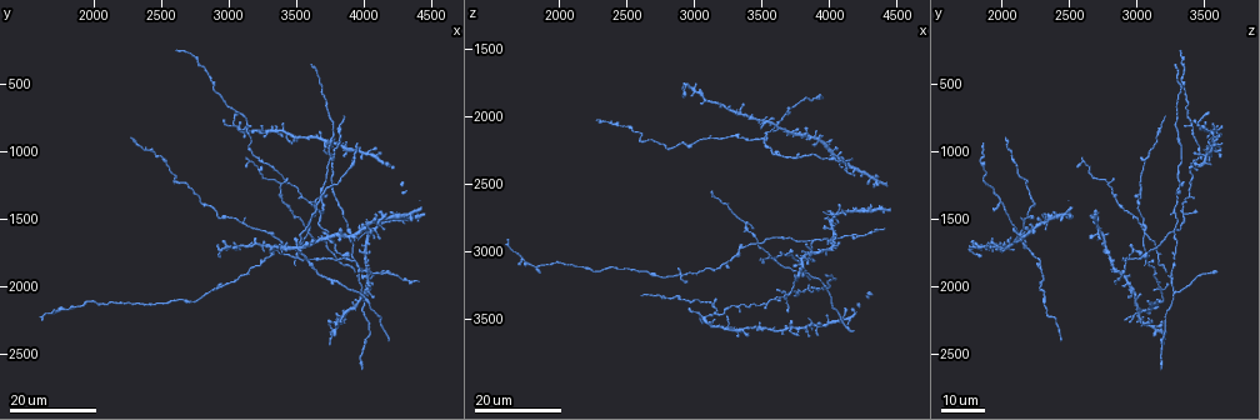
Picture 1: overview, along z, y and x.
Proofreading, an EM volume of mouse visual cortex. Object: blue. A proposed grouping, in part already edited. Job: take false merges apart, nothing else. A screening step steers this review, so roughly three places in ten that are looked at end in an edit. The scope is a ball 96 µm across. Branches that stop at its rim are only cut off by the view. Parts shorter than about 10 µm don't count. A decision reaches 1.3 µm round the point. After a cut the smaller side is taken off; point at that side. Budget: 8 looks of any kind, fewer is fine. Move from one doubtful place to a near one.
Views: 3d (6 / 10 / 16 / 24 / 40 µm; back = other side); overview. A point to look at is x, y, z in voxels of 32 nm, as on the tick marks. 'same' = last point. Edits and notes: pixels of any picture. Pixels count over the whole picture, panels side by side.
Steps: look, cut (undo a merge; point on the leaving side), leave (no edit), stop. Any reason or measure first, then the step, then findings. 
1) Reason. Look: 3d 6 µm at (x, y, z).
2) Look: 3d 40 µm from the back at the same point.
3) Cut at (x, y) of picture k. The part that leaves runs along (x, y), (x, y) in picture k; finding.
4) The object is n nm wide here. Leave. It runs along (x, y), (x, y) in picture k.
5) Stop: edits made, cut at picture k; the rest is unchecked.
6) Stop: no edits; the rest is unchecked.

Four-way junction. Look: 3d 16 µm at (3760, 1760, 3140).

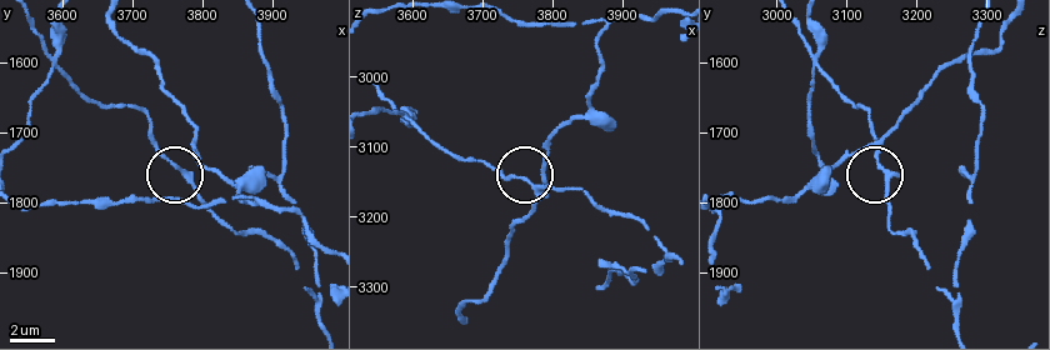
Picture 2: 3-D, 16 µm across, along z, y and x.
Look: 3d 10 µm at (3765, 1750, 3150).

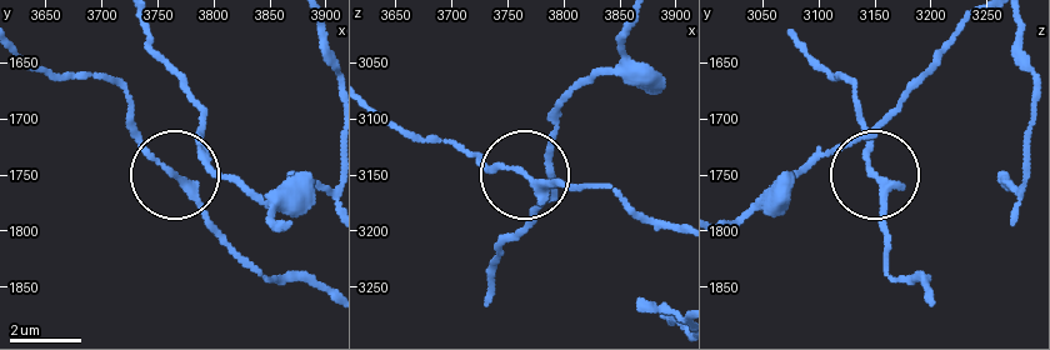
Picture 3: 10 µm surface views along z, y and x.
The object is 150 nm wide here. Leave. It runs along (726, 224), (825, 155), (853, 146), (873, 170), (853, 84) in picture 3; one neuron here.

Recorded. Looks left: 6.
Sudden change in width. Look: 3d 16 µm at (3340, 1720, 2980).

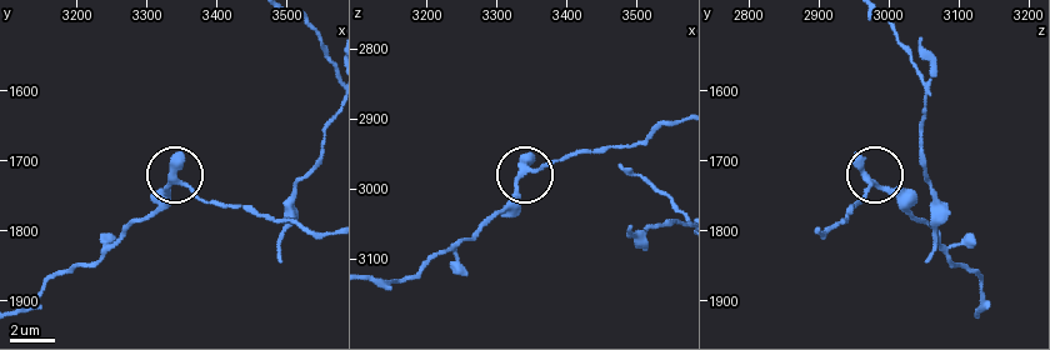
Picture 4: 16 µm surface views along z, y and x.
Closer look. Look: 3d 10 µm at (3340, 1725, 2975).

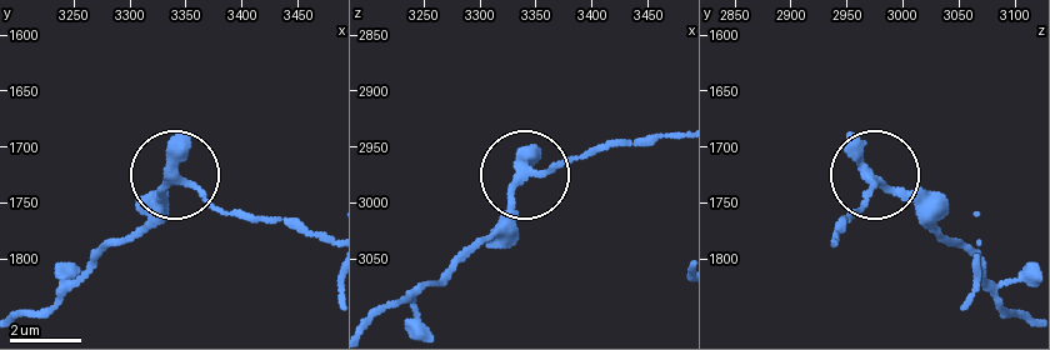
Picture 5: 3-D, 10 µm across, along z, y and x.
3 arms meet here. Leave. All the same neuron.

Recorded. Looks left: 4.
Three arms meet. Look: 3d 24 µm at (3880, 1780, 2920).

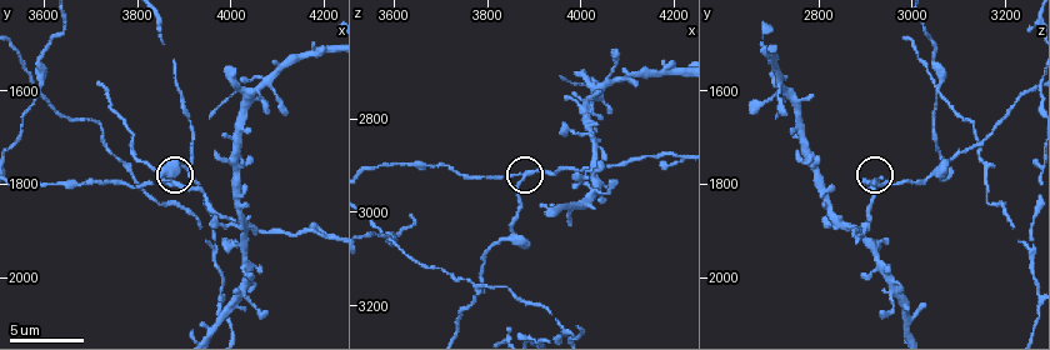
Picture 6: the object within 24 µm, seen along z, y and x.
Look: 3d 6 µm at (3875, 1805, 2925).

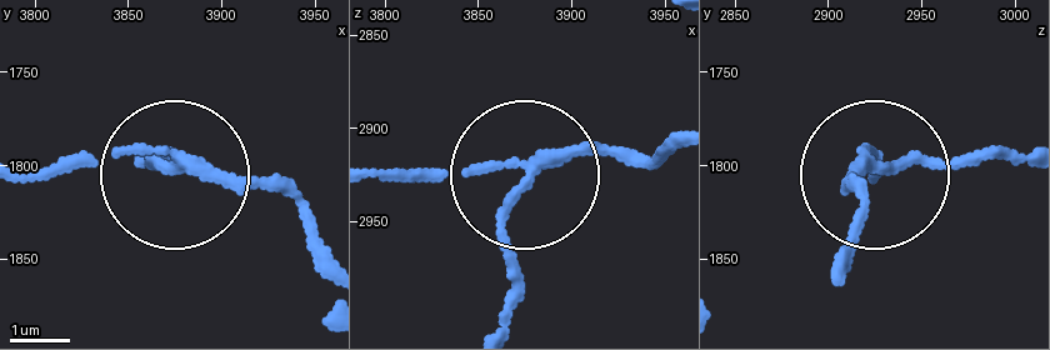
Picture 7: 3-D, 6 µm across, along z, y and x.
The side arm is 91 µm long; 3 arms meet here. Leave. One neuron here.

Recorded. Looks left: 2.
Three arms meet. Look: 3d 6 µm at (3965, 1940, 3260).

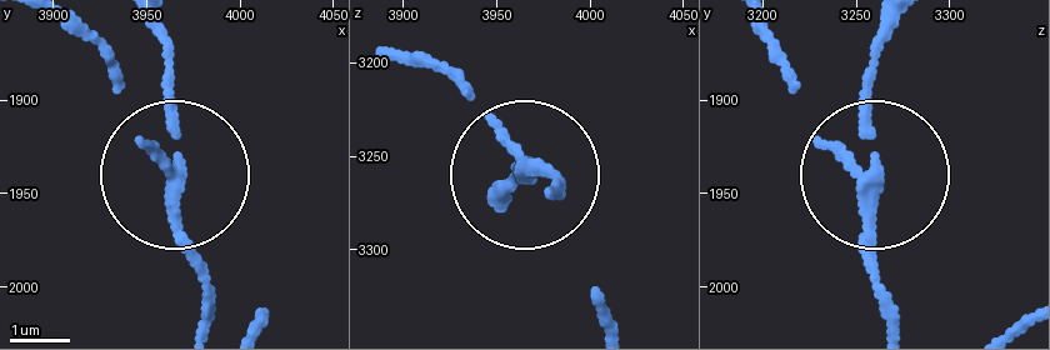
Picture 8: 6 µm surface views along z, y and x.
Leave. It runs along (425, 56), (560, 185) in picture 8; continuous, no second neuron.

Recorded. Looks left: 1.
Stop: no edits; the rest is unchecked.

